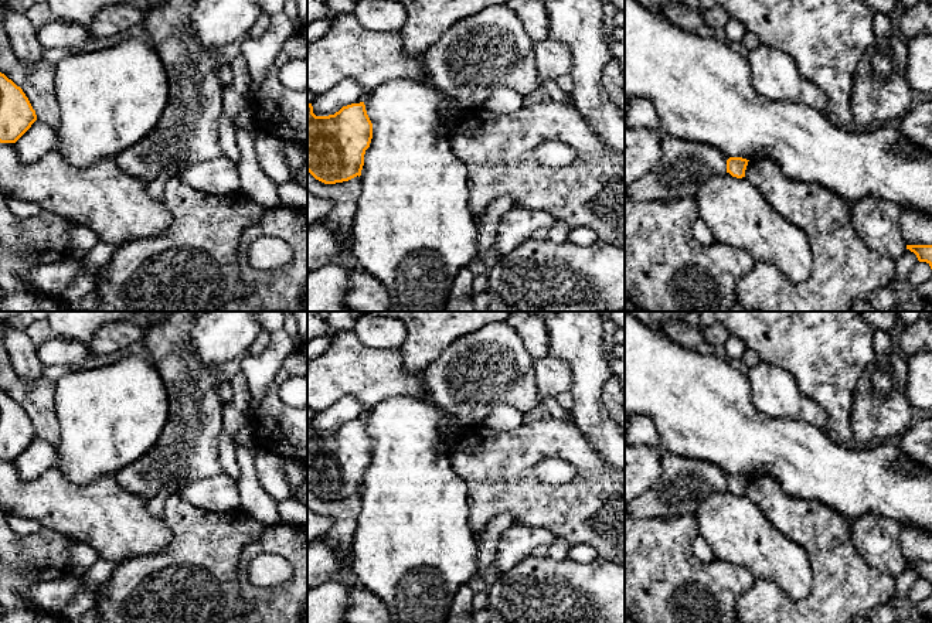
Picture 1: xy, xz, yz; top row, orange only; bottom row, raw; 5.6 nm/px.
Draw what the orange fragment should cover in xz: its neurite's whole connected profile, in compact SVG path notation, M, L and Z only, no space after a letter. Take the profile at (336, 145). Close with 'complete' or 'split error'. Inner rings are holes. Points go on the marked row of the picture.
M364 102L343 106L329 116L316 116L307 105L307 171L324 184L348 181L361 176L364 154L373 139L373 123Z | complete

